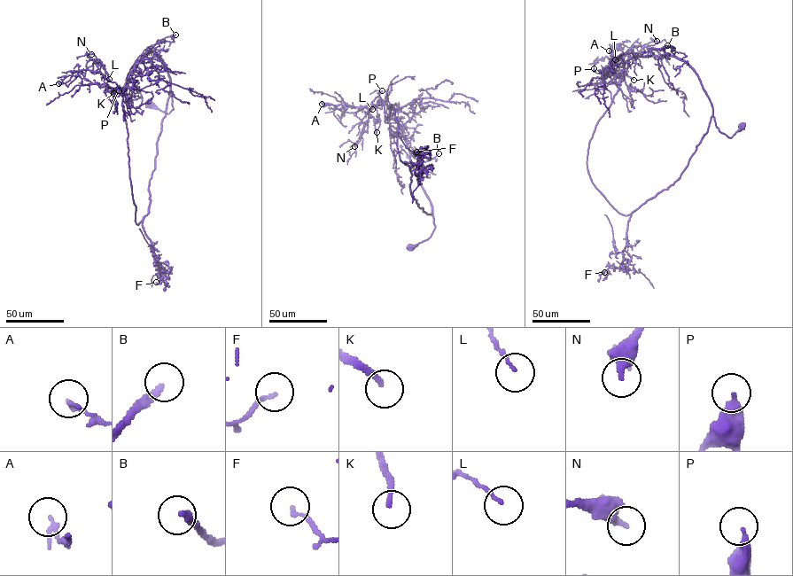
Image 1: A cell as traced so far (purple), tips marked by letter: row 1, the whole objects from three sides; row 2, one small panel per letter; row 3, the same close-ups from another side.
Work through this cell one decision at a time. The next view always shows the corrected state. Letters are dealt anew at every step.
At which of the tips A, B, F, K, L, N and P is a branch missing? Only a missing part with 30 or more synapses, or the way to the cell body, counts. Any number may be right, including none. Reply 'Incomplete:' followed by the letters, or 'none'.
Incomplete: B, K, N

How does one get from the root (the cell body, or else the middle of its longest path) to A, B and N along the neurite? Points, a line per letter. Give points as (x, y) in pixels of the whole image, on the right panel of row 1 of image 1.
A: (742, 125), (731, 137), (719, 131), (699, 77), (677, 57), (633, 57), (611, 74), (619, 45), (609, 50)
B: (742, 125), (731, 137), (719, 131), (715, 125), (711, 104), (698, 76), (675, 56), (674, 47), (667, 45)
N: (742, 125), (731, 137), (719, 131), (699, 77), (677, 57), (635, 56), (619, 73), (606, 72), (656, 41)

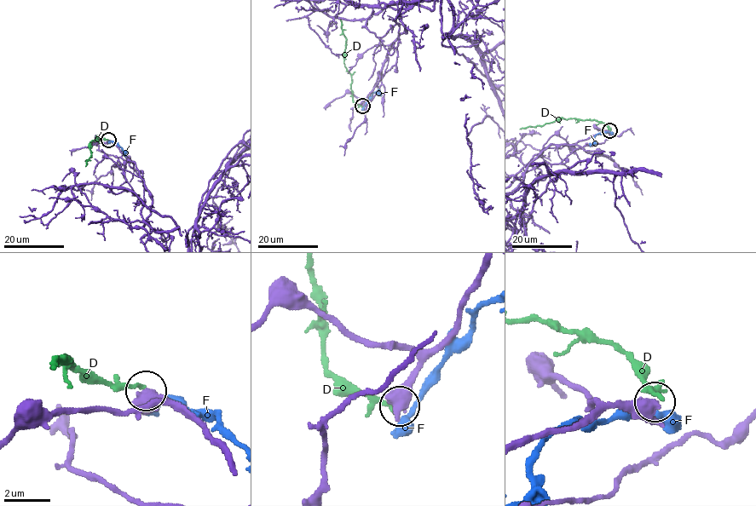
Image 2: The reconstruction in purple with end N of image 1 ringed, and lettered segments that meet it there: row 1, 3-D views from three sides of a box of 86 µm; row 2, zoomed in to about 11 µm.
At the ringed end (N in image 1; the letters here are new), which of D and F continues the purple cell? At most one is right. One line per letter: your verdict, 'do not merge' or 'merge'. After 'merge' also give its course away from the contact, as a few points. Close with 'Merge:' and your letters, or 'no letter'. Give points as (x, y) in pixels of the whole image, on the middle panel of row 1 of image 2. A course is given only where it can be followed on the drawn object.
D: do not merge
F: do not merge
Merge: no letter

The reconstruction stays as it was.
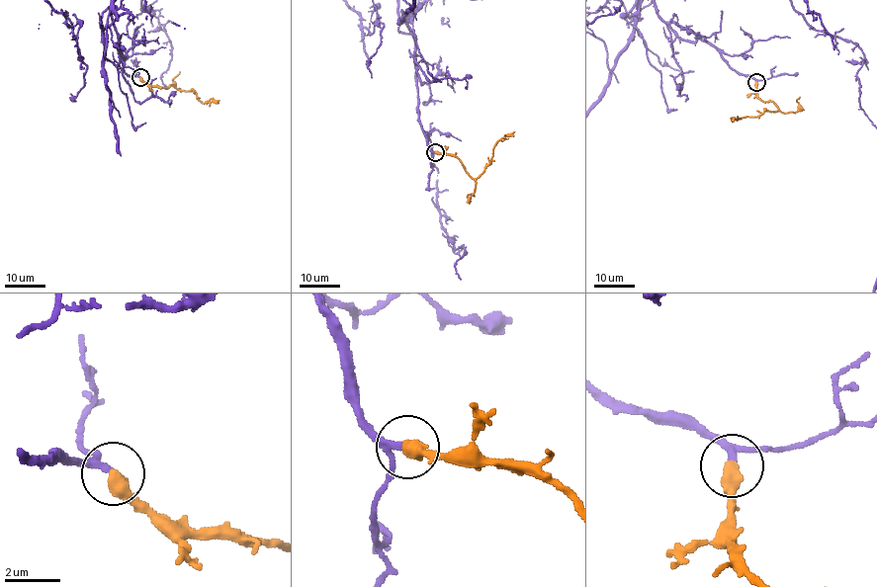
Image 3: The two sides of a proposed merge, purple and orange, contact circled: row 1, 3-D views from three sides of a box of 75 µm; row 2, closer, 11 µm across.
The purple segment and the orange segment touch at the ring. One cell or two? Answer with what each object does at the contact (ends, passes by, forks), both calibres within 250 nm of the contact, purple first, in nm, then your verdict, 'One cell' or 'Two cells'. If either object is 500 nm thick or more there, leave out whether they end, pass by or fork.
Thickness 170 nm (purple) against 550 nm. One cell

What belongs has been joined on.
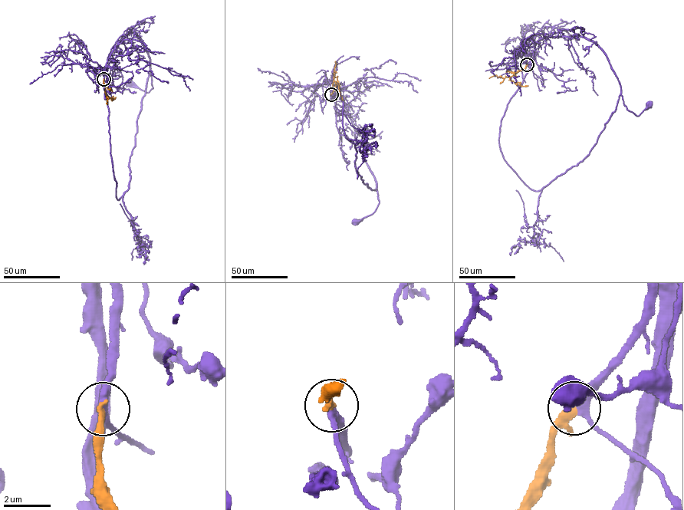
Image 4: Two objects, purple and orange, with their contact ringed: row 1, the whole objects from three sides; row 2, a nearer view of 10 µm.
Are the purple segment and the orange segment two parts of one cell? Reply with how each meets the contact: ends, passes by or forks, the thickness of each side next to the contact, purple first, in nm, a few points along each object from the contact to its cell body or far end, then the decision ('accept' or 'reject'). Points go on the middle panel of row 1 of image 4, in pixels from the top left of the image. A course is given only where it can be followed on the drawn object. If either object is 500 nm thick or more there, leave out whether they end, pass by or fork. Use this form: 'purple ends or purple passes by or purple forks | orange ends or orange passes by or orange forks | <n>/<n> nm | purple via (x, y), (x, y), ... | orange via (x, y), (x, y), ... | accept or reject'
purple passes by | orange passes by | 320/240 nm | purple via (331, 94), (344, 103), (354, 129), (356, 142), (376, 182), (379, 202), (376, 209), (354, 222) | orange via (331, 94), (334, 81), (343, 100) | accept

